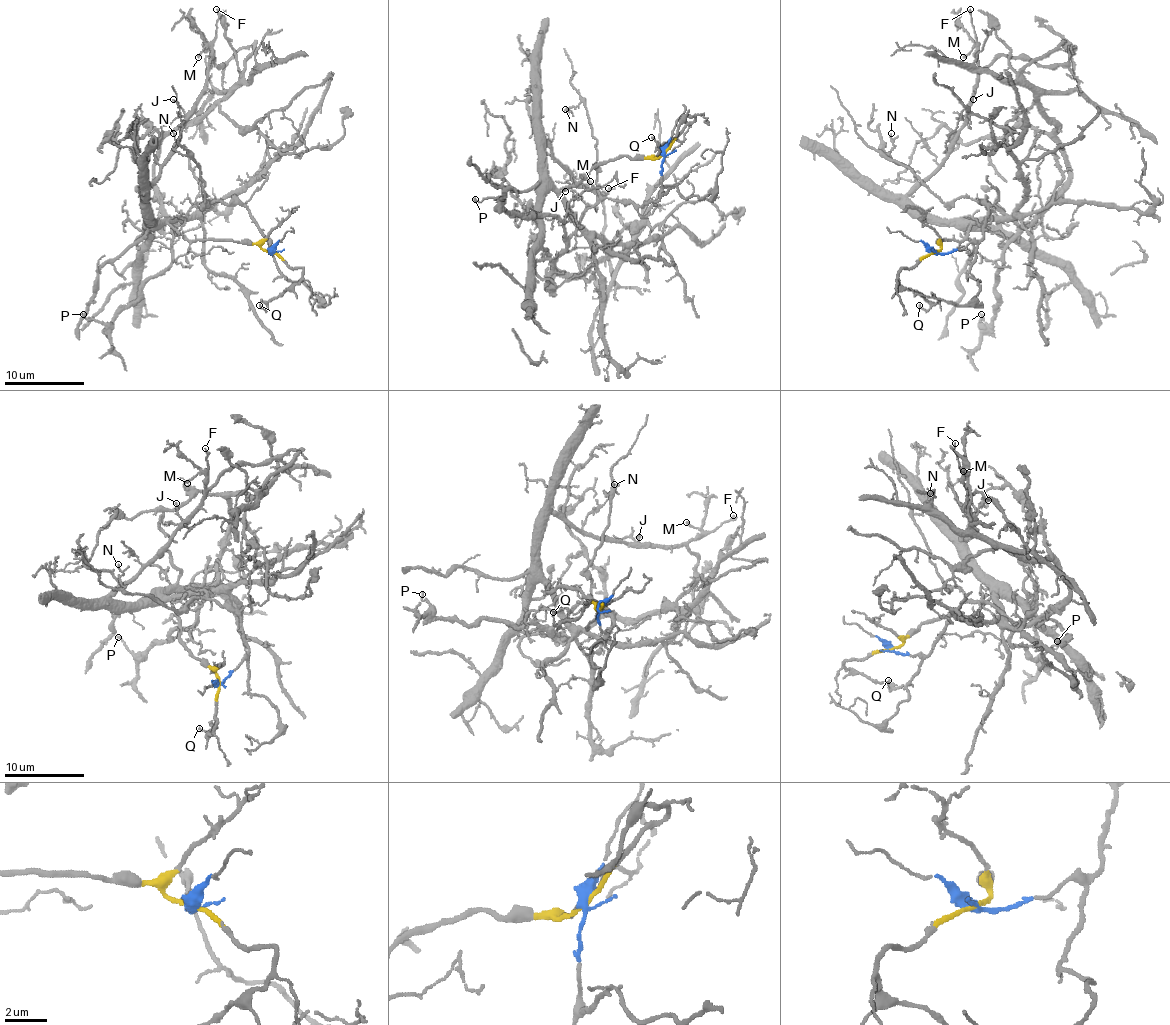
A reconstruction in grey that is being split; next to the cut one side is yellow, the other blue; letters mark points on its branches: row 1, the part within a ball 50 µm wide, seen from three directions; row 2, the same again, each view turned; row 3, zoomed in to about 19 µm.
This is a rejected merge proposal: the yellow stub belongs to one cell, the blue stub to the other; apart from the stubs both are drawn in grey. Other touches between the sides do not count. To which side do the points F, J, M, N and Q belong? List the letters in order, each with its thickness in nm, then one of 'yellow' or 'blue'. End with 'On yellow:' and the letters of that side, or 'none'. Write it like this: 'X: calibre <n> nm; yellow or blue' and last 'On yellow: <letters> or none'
F: calibre 100 nm; yellow
J: calibre 130 nm; yellow
M: calibre 140 nm; yellow
N: calibre 100 nm; blue
Q: calibre 130 nm; yellow
On yellow: F, J, M, Q

